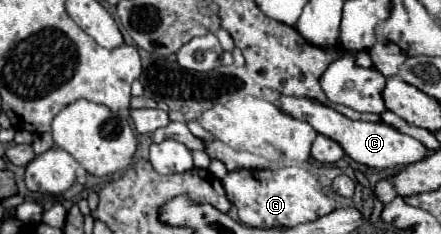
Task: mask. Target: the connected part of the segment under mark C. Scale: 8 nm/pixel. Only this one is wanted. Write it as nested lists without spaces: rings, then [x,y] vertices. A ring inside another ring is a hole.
[[[281,97],[281,109],[285,113],[289,113],[295,119],[301,121],[309,121],[309,125],[313,125],[313,129],[321,135],[327,135],[331,139],[335,139],[343,151],[357,163],[375,167],[375,169],[387,169],[387,167],[397,167],[397,165],[407,165],[407,163],[417,163],[425,157],[425,145],[421,145],[417,139],[413,139],[411,135],[405,135],[397,129],[393,129],[387,123],[369,123],[369,121],[353,121],[345,115],[341,115],[339,111],[321,105],[321,103],[313,103],[311,99],[303,99],[303,97]]]

